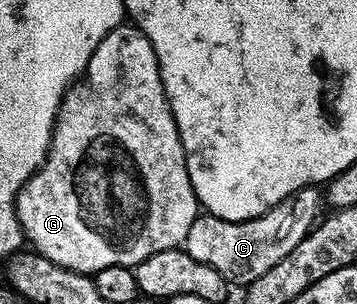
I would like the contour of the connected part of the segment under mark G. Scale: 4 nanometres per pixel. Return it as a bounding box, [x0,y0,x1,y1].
[16,25,197,277]

